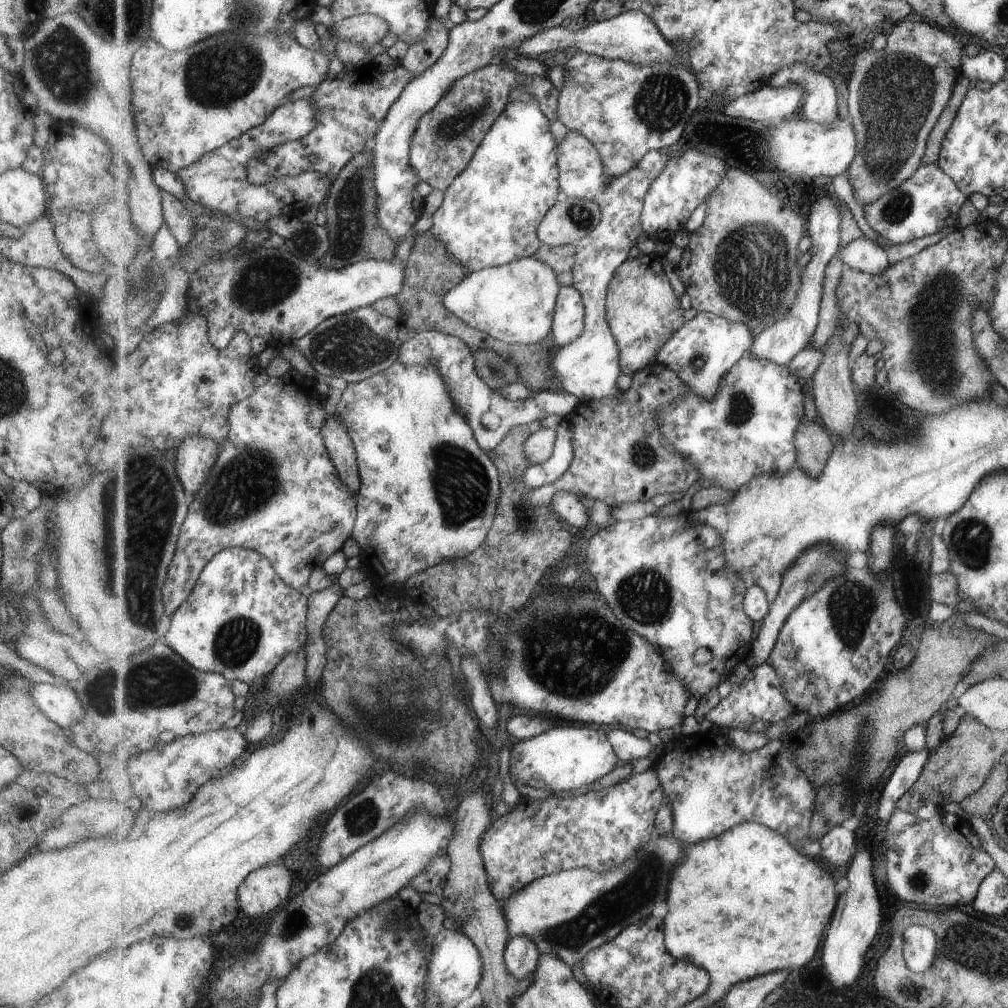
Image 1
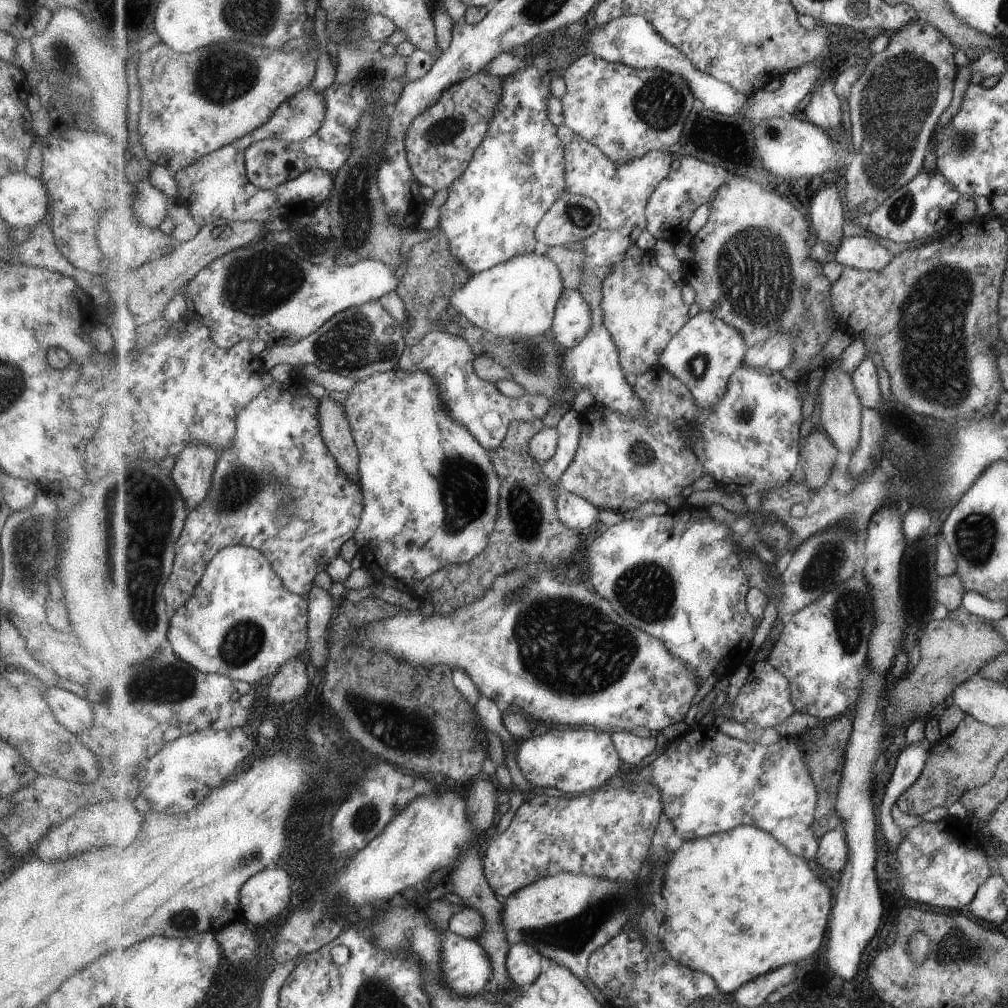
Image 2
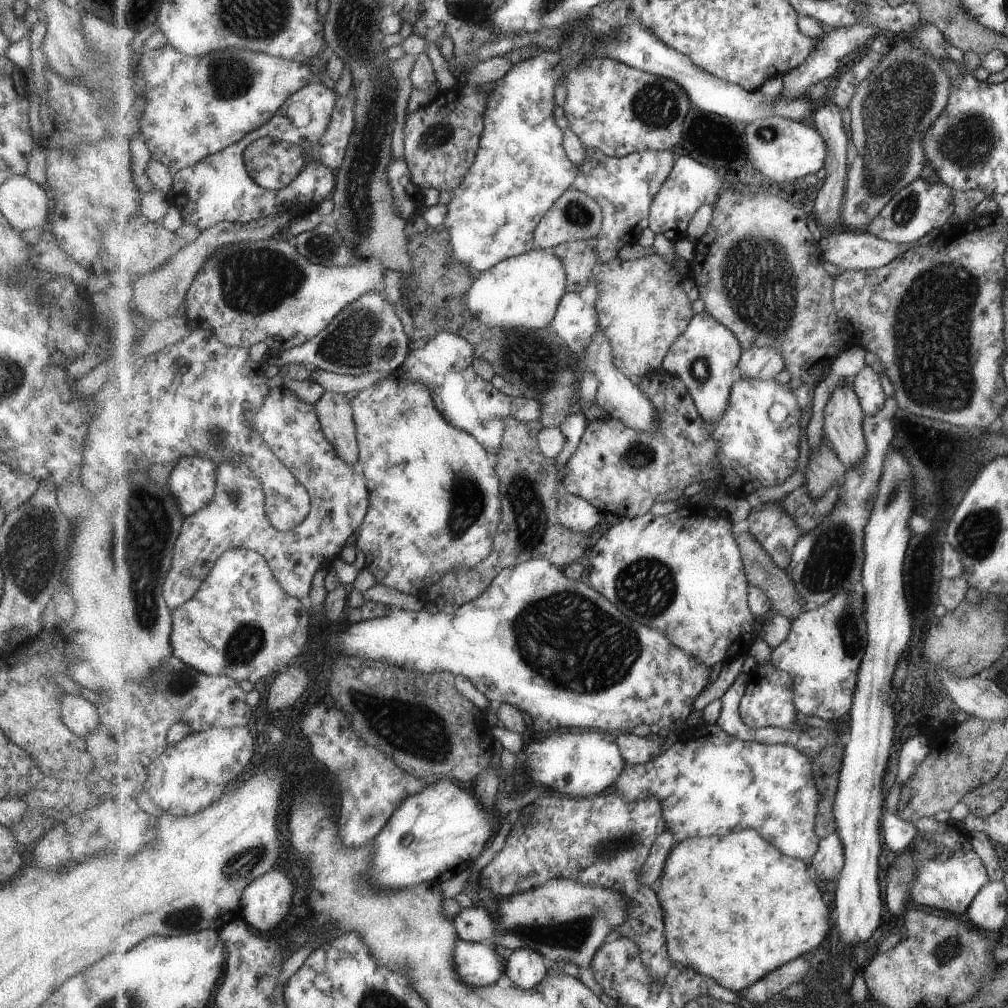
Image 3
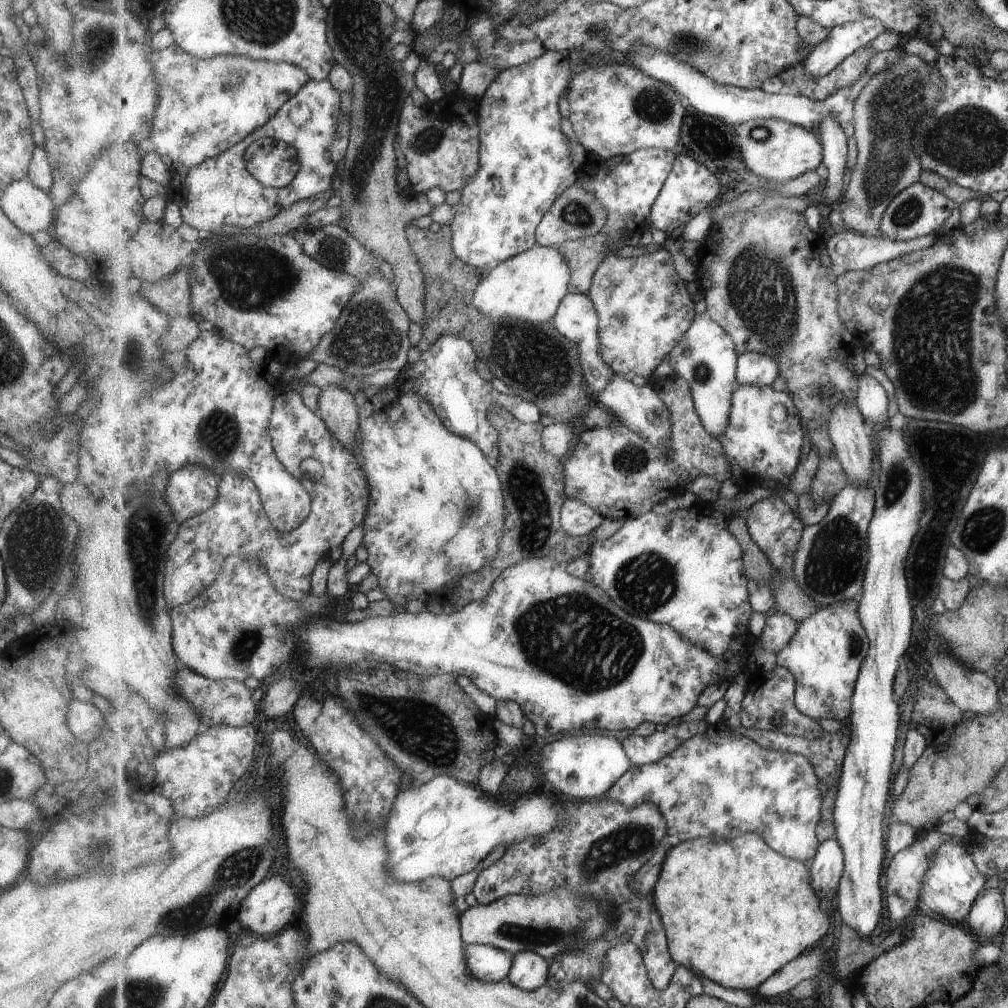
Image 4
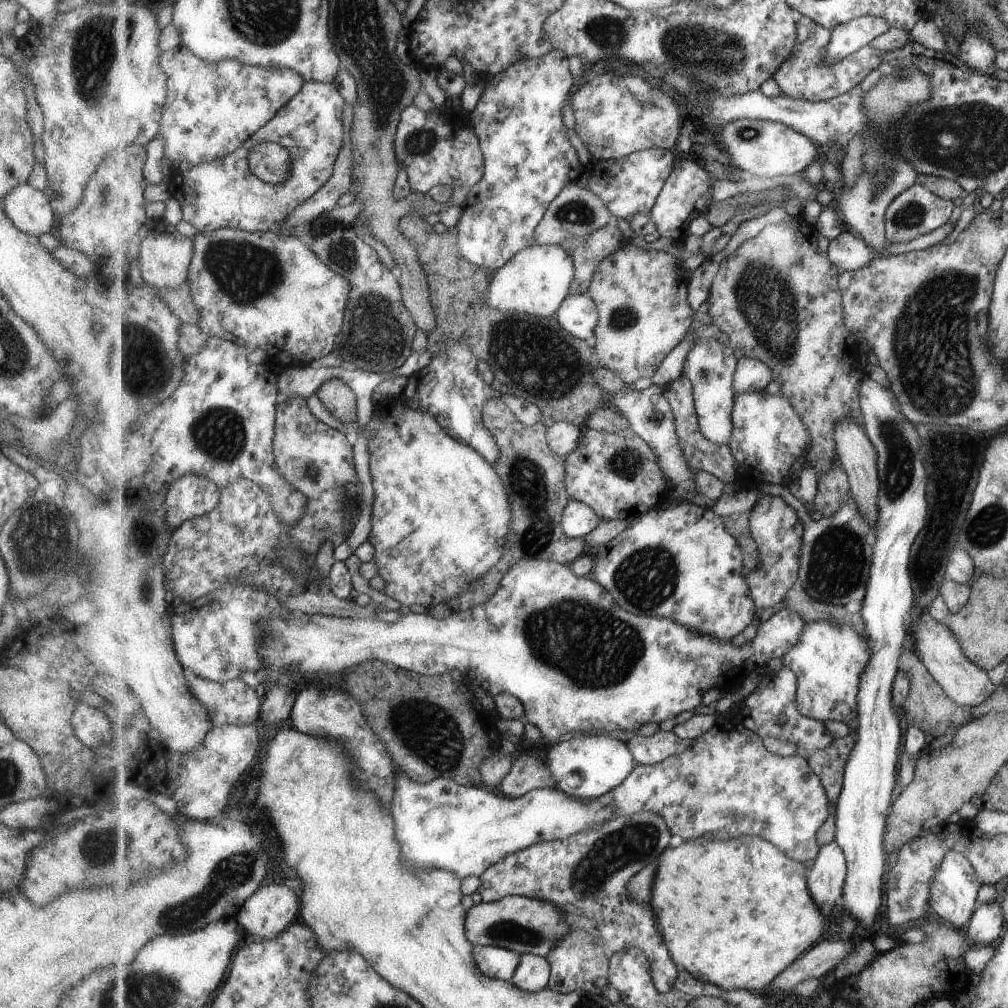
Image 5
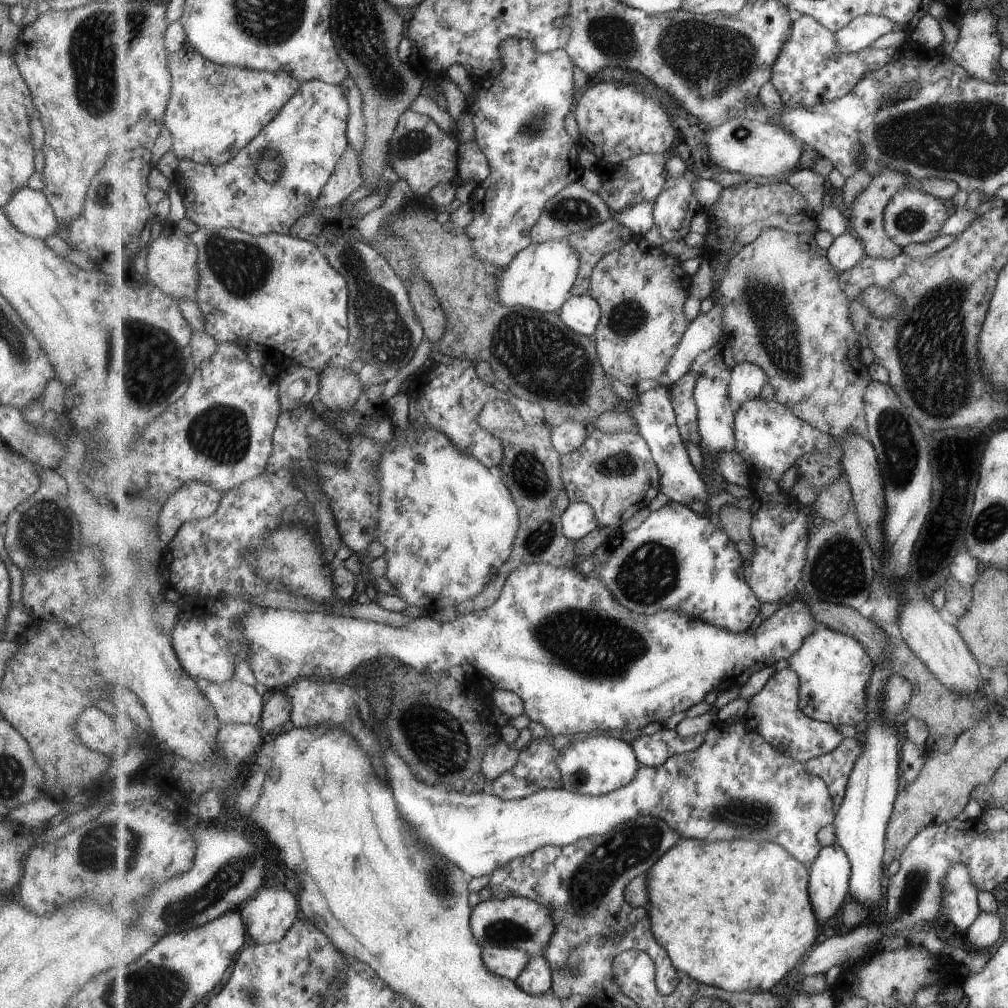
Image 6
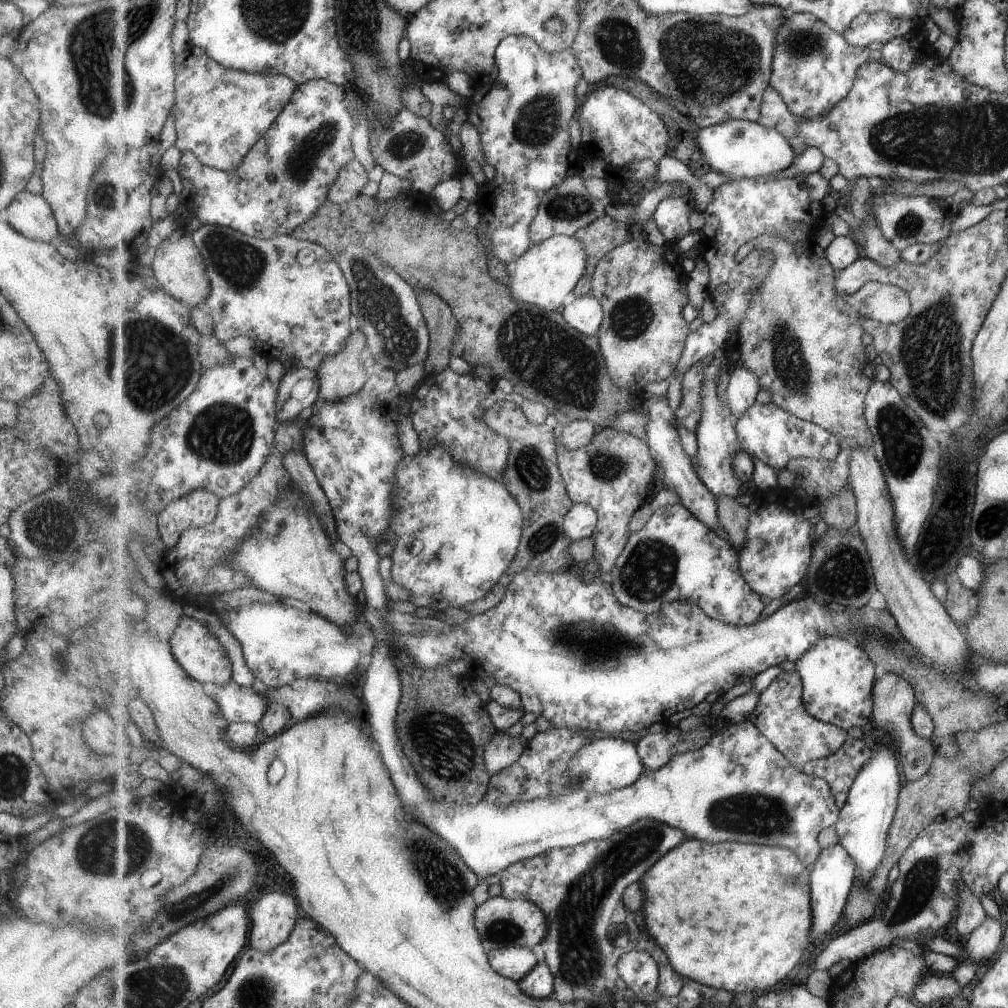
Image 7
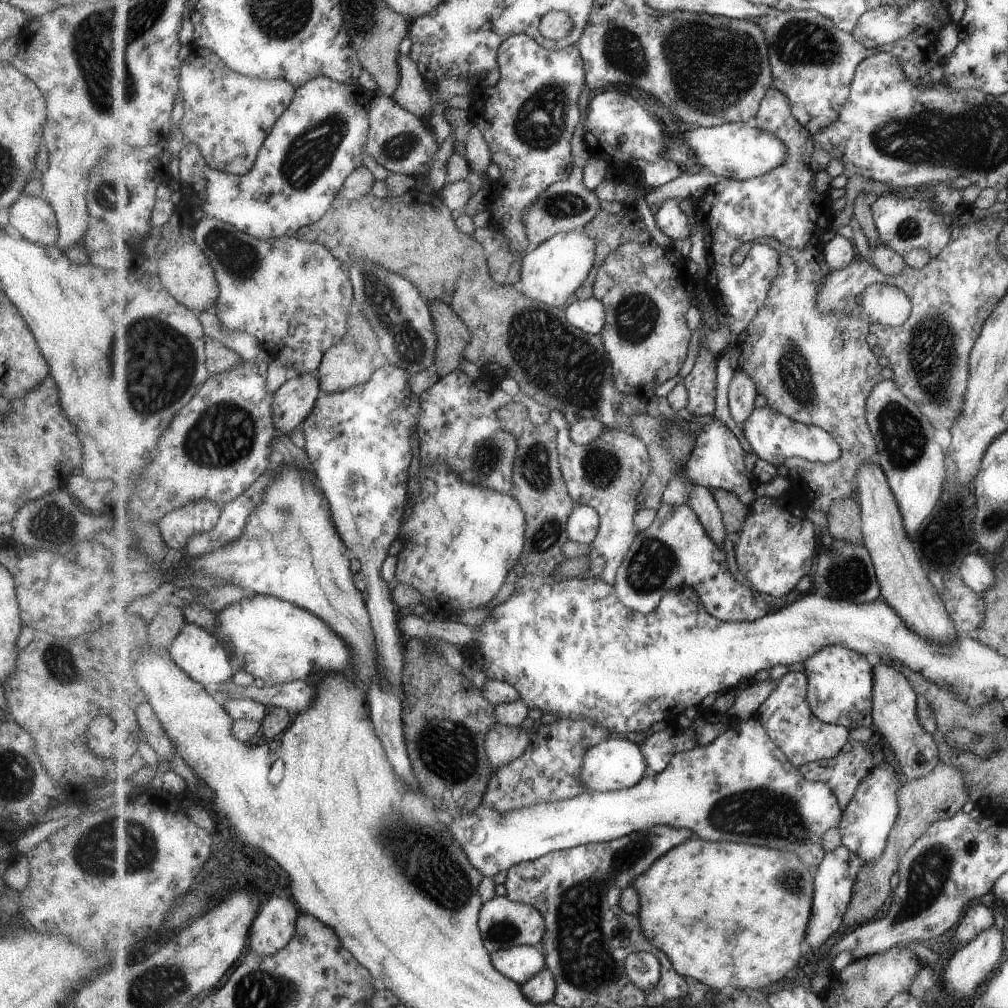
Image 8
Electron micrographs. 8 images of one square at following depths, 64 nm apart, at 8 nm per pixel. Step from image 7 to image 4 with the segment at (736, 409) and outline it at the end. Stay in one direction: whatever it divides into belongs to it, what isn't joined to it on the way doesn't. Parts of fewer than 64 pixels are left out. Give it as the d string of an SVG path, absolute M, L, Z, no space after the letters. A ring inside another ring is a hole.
M745 353L738 358L738 384L769 386L780 376L778 362L759 353Z

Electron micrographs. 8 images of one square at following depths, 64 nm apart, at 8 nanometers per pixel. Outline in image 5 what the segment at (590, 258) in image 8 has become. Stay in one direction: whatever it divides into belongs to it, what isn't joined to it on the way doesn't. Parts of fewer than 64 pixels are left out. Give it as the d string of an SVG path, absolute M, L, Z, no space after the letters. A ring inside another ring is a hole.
M533 245L521 250L503 268L491 273L487 302L500 311L519 311L541 318L555 317L576 280L576 260L563 246Z

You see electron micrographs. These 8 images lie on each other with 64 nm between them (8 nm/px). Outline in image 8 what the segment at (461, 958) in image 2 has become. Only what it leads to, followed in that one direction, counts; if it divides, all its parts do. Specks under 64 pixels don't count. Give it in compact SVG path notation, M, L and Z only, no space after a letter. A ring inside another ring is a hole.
M517 945L497 950L492 954L492 963L501 974L520 986L536 977L547 965L544 951L538 945Z

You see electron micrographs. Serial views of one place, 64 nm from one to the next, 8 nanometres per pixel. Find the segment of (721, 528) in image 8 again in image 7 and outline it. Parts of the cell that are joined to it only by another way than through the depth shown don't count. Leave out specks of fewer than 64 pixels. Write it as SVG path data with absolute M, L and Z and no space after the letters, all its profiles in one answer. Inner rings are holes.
M665 396L645 397L641 402L648 406L648 444L652 447L652 454L657 460L657 464L661 463L664 466L664 483L666 487L673 487L680 498L683 506L688 507L690 511L701 522L704 522L711 530L717 530L720 526L720 516L718 510L717 496L709 490L708 486L697 476L694 469L692 458L683 450L681 446L681 434L675 428L676 412L671 410L669 402Z

